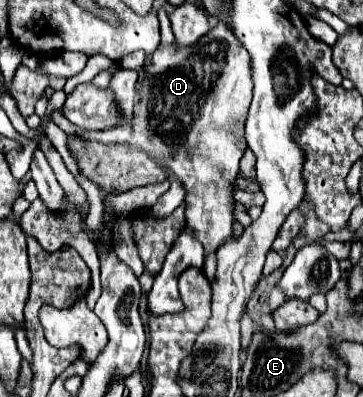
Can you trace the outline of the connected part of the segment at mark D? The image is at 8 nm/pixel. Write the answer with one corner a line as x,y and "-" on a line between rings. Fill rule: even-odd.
222,23
214,25
208,35
200,37
198,43
184,49
174,49
174,45
166,49
156,49
152,53
152,61
148,65
146,81
142,83
142,99
134,107
134,121
128,127
112,127
108,131
80,131
74,123
70,123
62,112
52,113
52,121
62,127
68,135
76,135
84,141
98,143
130,143
134,147
142,147
150,157
154,157
160,165
170,167
170,171
182,181
186,189
186,225
194,231
196,239
202,241
204,251
212,255
204,257
204,273
210,281
216,277
216,249
232,235
232,181
238,173
240,157
246,149
244,141
244,119
248,113
248,103
252,99
252,63
250,55
240,41
232,35
232,27
224,27

